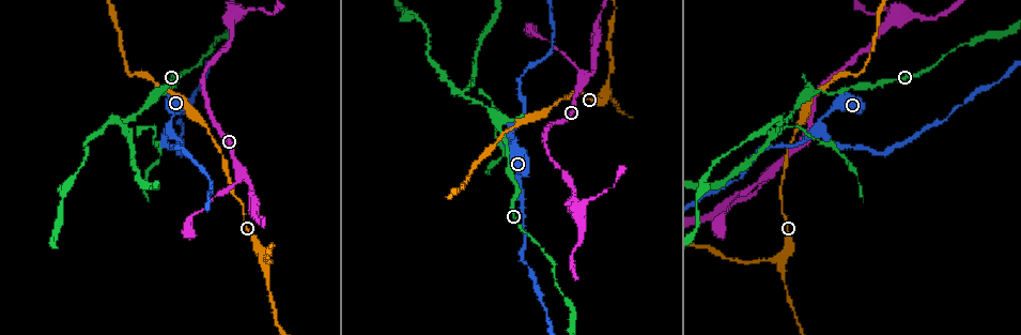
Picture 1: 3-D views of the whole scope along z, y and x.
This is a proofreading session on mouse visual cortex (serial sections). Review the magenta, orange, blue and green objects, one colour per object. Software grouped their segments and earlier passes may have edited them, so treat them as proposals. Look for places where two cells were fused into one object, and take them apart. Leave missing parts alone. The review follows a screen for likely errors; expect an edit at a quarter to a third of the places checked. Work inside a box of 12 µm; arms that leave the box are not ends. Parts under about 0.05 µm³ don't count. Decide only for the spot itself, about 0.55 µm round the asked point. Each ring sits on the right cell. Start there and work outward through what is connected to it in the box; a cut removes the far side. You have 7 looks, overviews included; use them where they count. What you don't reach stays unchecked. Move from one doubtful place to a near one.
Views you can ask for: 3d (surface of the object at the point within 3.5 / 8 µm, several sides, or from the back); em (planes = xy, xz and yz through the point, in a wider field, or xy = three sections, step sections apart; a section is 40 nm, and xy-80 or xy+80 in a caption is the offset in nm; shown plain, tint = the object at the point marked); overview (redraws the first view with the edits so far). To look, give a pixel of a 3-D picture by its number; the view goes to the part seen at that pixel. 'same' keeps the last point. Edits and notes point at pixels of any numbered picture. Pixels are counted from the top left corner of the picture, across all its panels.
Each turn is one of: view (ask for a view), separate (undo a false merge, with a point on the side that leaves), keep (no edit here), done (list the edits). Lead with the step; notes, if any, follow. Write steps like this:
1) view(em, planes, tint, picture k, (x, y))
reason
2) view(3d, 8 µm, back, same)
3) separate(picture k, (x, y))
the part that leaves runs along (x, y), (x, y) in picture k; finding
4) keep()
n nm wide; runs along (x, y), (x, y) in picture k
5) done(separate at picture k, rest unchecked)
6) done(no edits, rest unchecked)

view(3d, 3.5 µm, picture 1, (238, 11))
three arms meet

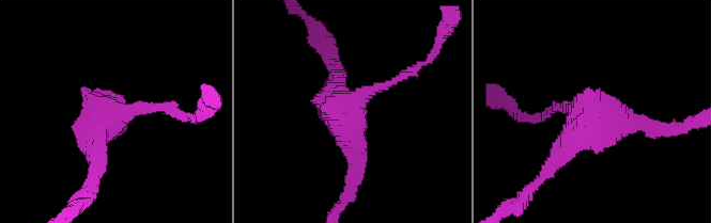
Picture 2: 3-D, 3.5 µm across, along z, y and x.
view(em, xy, step 1, tint, picture 2, (580, 115))
3 arms; arms of 150, 200, 250 nm

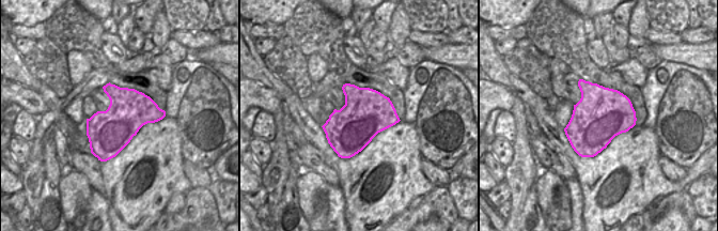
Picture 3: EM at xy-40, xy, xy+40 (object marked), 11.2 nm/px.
view(em, xy, step 3, tint, same)

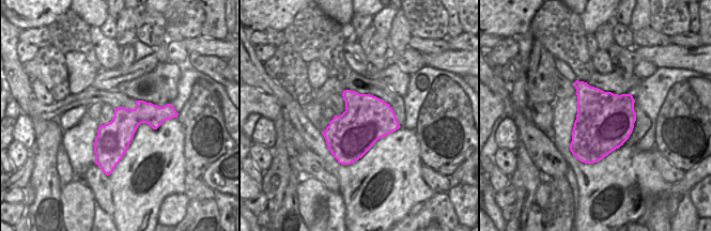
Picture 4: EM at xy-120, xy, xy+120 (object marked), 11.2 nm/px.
keep()
runs along (547, 172), (594, 120), (660, 126) in picture 2; all the same cell

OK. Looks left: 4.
view(3d, 8 µm, picture 1, (243, 174))
two arms in line, one across

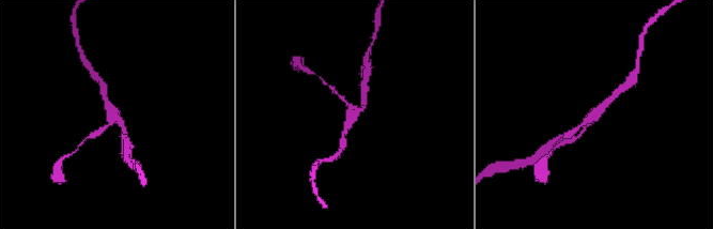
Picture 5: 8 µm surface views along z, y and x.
view(em, xy, step 5, tint, picture 5, (353, 115))
3 arms; arms of 150, 200, 250 nm

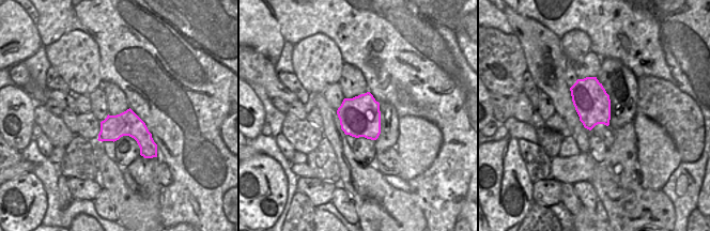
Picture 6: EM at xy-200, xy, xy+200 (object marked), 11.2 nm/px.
keep()
runs along (613, 97), (575, 137) in picture 5; one cell here

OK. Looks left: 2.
view(3d, 3.5 µm, picture 1, (120, 121))
side arm on a straight run

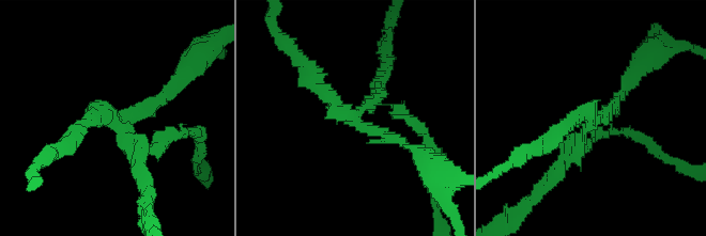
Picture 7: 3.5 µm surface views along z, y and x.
view(em, xy, step 5, tint, picture 7, (594, 117))
3 arms; arms of 150, 200, 200 nm

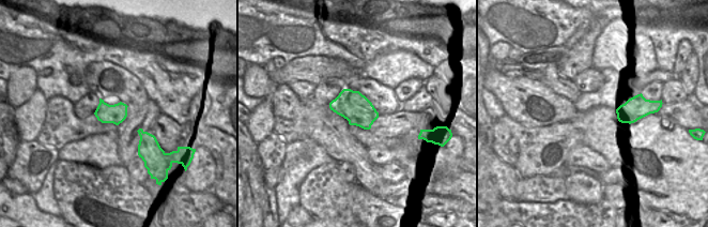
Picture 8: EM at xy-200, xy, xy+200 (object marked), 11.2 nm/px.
separate(picture 7, (595, 134))
two cells meet here

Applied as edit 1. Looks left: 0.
done(separate at picture 7, rest unchecked)

